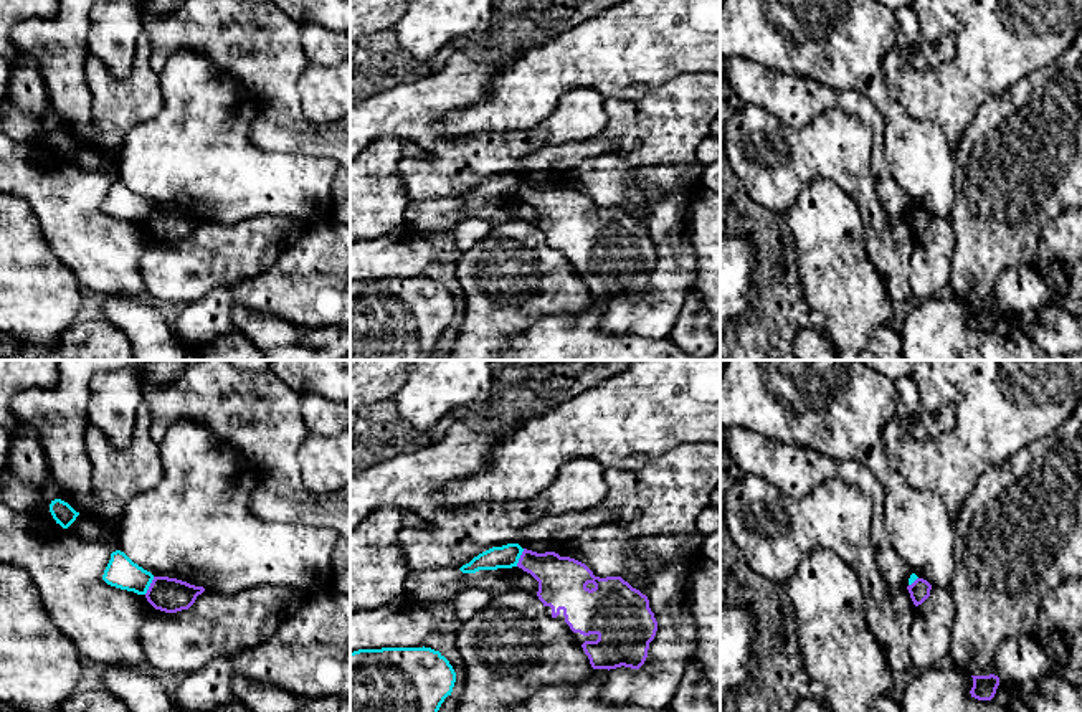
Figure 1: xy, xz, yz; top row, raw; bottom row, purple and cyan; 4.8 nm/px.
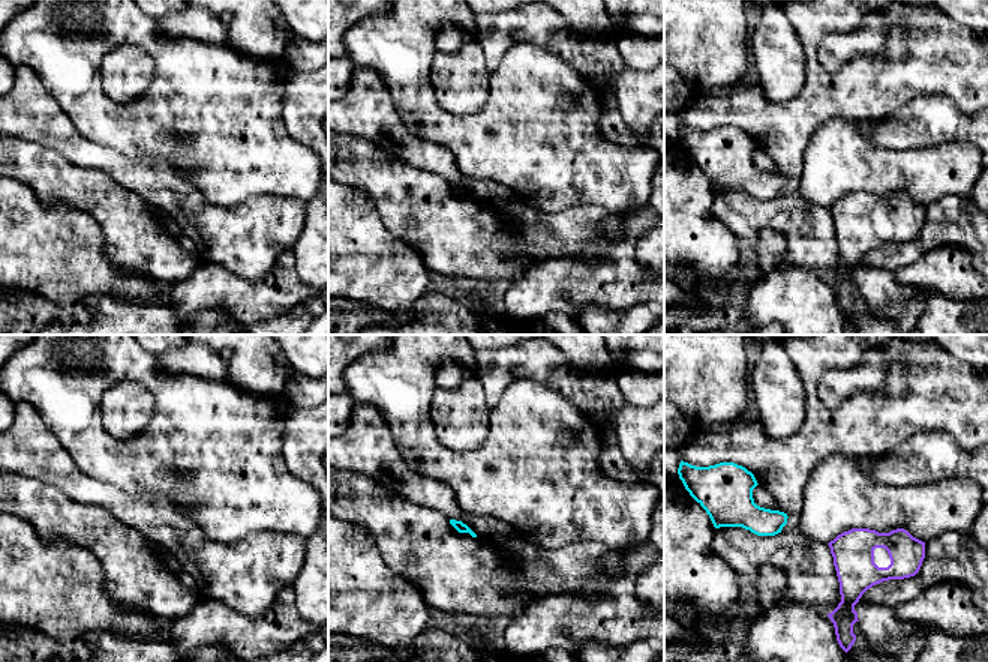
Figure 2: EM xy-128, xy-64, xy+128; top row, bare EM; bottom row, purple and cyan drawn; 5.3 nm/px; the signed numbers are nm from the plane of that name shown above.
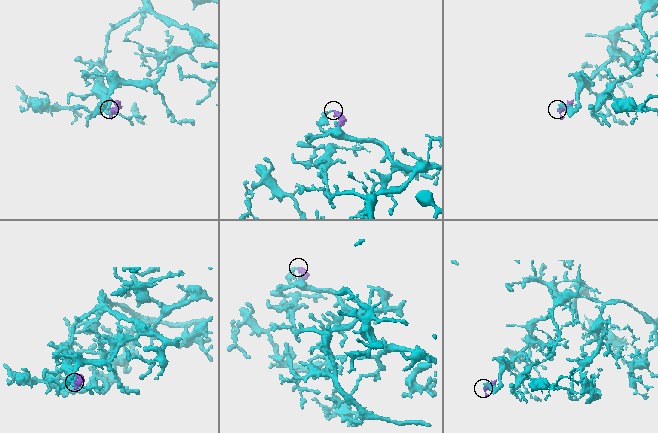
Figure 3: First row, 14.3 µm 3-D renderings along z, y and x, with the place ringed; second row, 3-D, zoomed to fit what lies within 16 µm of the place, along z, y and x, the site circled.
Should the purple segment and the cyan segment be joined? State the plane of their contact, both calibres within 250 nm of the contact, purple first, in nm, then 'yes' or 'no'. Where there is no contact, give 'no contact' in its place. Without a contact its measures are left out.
xy | 170/160 nm | no

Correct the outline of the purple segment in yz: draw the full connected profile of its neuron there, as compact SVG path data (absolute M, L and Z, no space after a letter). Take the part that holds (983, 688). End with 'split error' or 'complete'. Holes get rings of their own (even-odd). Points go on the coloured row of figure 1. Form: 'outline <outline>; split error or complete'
outline M994 674L971 676L971 677L973 677L973 687L970 691L971 697L975 697L978 700L991 700L999 686L999 677Z; complete

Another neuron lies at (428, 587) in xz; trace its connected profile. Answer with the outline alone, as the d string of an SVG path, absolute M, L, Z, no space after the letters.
M517 567L476 573L463 573L459 568L410 572L405 581L405 595L423 606L451 601L467 588L484 588L496 596L514 590L515 570Z

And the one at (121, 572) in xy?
M116 550L111 553L102 580L111 586L145 595L154 575L134 563L124 552Z

